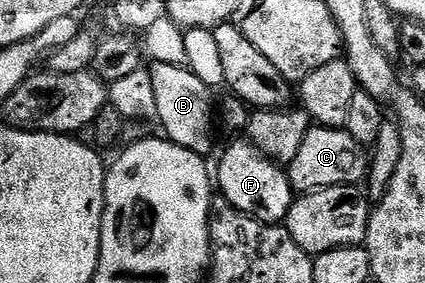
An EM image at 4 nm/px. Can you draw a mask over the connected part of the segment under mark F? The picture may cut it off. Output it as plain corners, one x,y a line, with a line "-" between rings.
235,141
223,153
217,173
217,189
222,200
228,201
233,208
257,219
266,225
283,225
287,212
291,209
293,190
287,178
286,168
263,156
250,141

